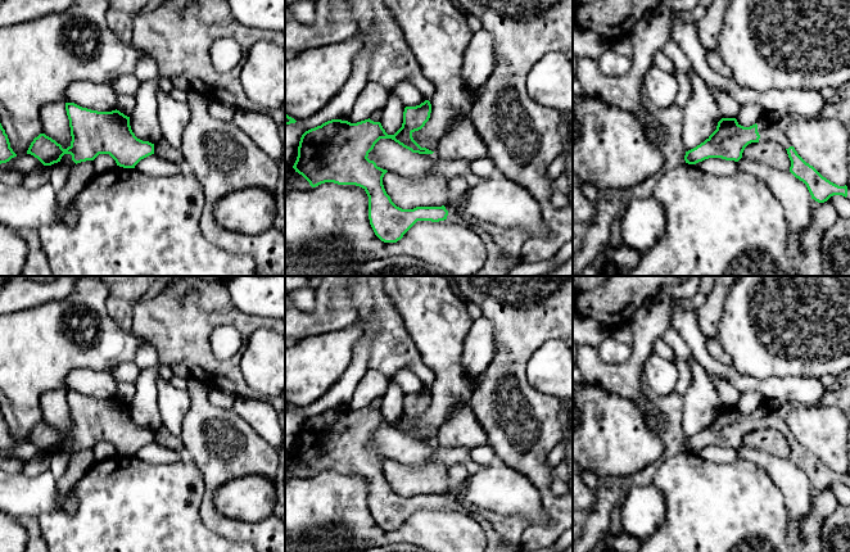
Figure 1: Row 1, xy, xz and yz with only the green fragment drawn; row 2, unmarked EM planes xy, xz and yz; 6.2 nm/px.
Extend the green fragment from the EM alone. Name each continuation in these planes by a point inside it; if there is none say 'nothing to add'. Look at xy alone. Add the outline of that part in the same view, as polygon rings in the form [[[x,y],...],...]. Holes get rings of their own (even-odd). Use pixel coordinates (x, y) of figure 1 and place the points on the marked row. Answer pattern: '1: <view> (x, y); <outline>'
nothing to add

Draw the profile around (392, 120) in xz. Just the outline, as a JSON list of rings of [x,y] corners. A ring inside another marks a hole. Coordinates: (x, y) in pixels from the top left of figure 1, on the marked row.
[[[390,94],[384,109],[380,123],[388,135],[394,135],[403,123],[404,105],[393,94]]]

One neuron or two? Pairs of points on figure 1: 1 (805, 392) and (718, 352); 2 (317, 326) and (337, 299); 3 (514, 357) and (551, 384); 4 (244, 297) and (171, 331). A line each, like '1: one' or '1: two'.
1: two
2: one
3: two
4: two

